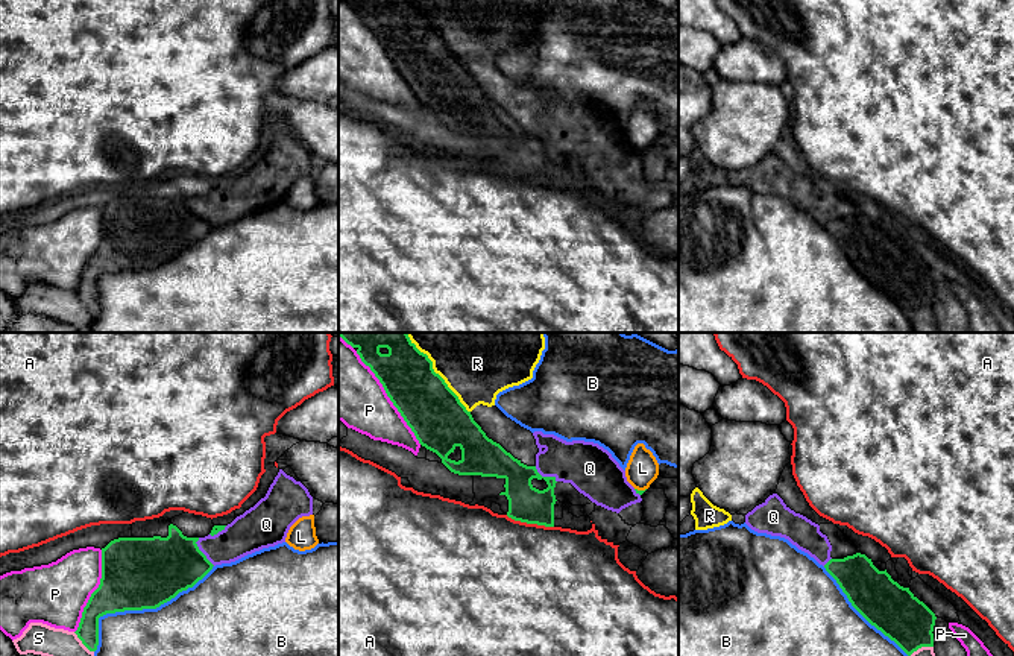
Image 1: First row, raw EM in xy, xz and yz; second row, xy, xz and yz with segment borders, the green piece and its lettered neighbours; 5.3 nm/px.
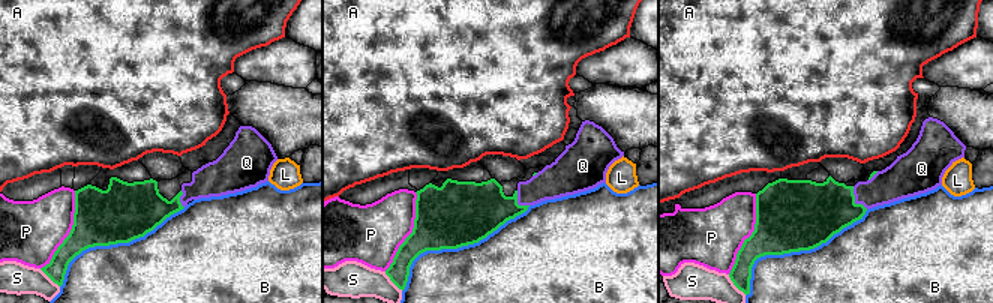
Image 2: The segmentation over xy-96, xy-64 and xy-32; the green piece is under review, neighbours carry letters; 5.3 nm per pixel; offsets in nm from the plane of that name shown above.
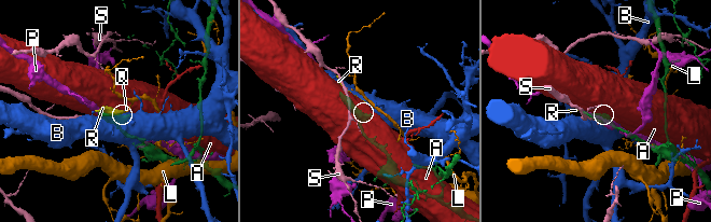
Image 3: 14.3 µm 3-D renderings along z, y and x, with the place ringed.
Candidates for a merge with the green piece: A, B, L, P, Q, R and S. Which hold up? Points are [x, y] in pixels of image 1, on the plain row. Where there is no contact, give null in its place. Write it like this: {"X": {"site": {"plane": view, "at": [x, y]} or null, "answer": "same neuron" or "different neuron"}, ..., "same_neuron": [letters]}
{"A": {"site": {"plane": "xz", "at": [530, 182]}, "answer": "different neuron"}, "B": {"site": {"plane": "xy", "at": [140, 269]}, "answer": "different neuron"}, "L": {"site": {"plane": "xz", "at": [641, 151]}, "answer": "different neuron"}, "P": {"site": {"plane": "xz", "at": [389, 56]}, "answer": "different neuron"}, "Q": {"site": {"plane": "xy", "at": [201, 211]}, "answer": "different neuron"}, "R": {"site": {"plane": "xz", "at": [439, 35]}, "answer": "different neuron"}, "S": {"site": {"plane": "xy", "at": [82, 302]}, "answer": "different neuron"}, "same_neuron": []}

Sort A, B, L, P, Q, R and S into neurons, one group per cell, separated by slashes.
A / B / L / P / Q R / S

